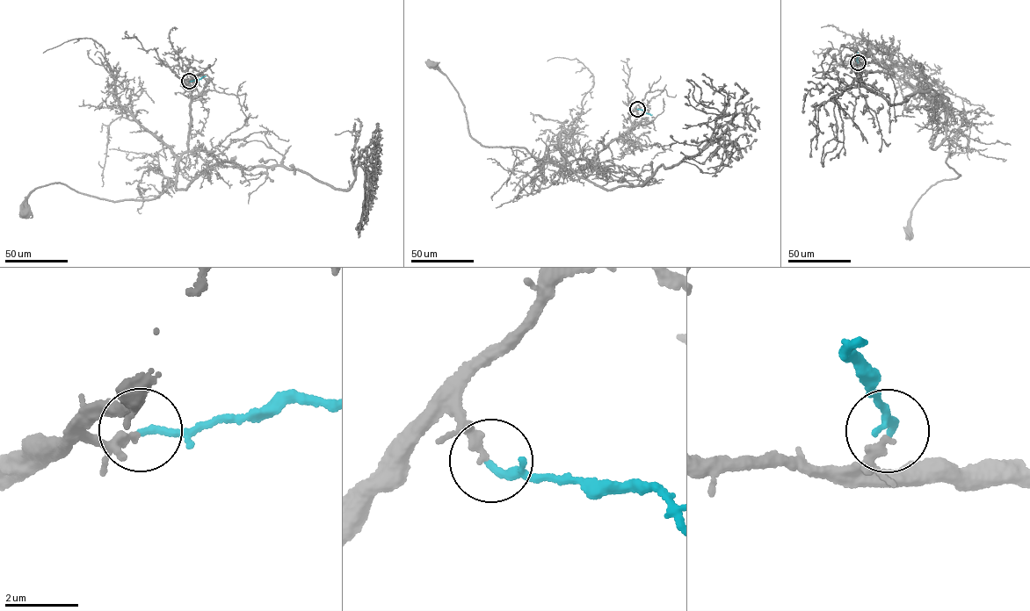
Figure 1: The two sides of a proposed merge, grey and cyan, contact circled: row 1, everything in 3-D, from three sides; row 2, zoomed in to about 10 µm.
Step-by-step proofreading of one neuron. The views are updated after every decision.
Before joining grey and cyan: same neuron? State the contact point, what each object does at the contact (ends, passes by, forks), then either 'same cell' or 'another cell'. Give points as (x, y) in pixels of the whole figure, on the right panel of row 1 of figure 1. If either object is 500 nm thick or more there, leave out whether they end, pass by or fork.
place (858, 62); grey passes by; cyan ends; same cell

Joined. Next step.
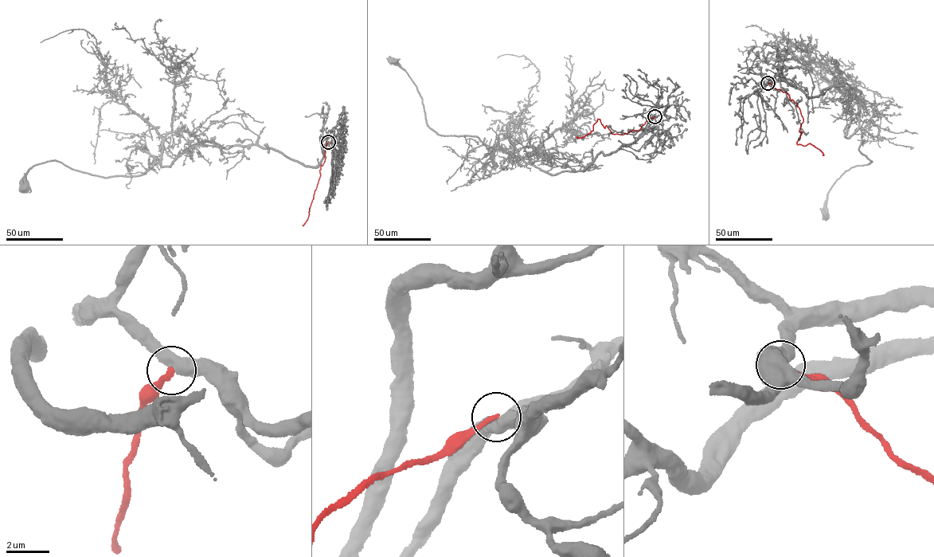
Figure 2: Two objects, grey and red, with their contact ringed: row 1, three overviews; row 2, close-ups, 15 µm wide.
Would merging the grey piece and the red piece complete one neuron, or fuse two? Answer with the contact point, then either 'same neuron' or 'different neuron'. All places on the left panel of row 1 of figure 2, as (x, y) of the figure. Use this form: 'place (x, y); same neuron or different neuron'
place (328, 142); different neuron

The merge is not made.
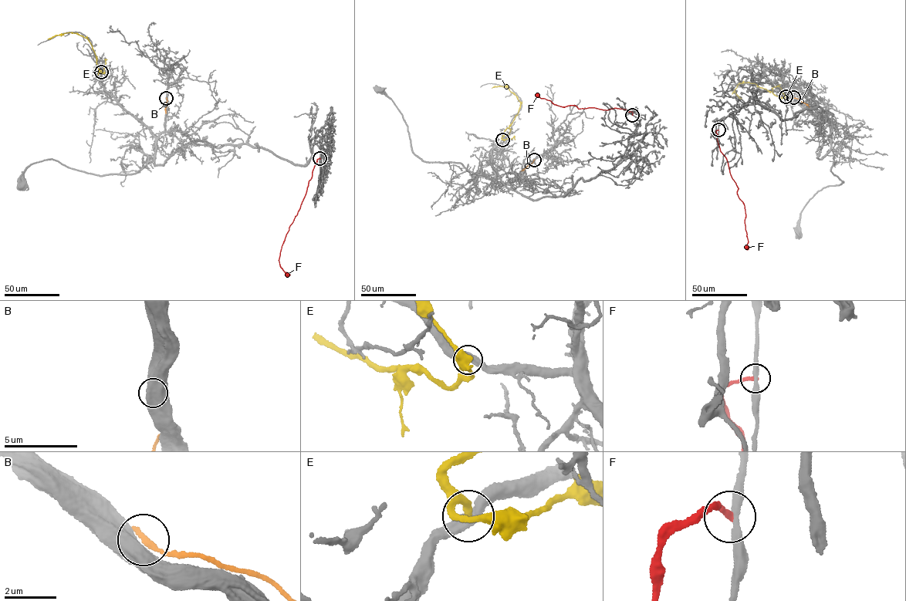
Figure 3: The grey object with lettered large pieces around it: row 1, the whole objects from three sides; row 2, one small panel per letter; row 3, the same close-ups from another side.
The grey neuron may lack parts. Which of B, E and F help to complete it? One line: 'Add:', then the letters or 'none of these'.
Add: none of these

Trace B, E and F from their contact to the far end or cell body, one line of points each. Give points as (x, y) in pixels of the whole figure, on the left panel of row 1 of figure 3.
B: (166, 98), (165, 113)
E: (101, 72), (97, 67), (90, 43), (86, 38), (68, 32), (48, 38)
F: (320, 158), (315, 165), (305, 194), (282, 245), (278, 261), (280, 267), (289, 276)

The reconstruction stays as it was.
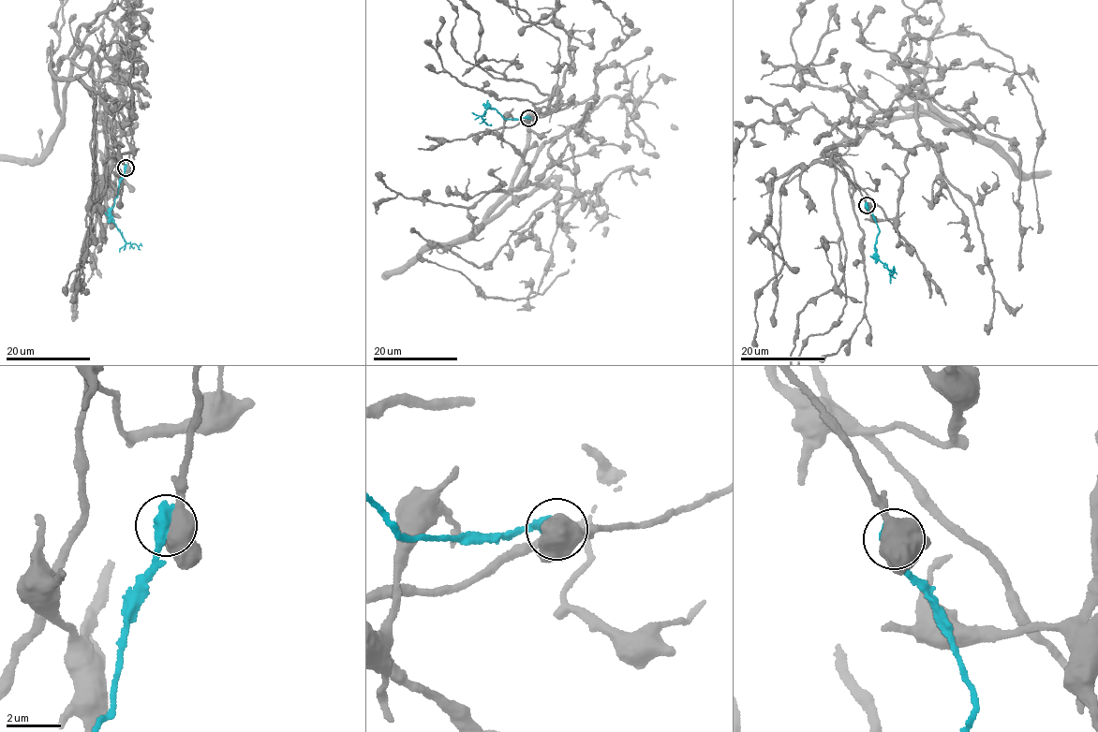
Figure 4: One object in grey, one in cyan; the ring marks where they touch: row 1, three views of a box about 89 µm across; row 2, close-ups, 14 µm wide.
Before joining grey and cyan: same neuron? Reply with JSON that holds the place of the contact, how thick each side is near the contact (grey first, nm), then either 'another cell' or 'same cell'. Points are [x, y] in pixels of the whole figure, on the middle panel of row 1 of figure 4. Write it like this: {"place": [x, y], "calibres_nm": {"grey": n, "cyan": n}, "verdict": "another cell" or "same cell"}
{"place": [528, 118], "calibres_nm": {"grey": 550, "cyan": 650}, "verdict": "another cell"}

